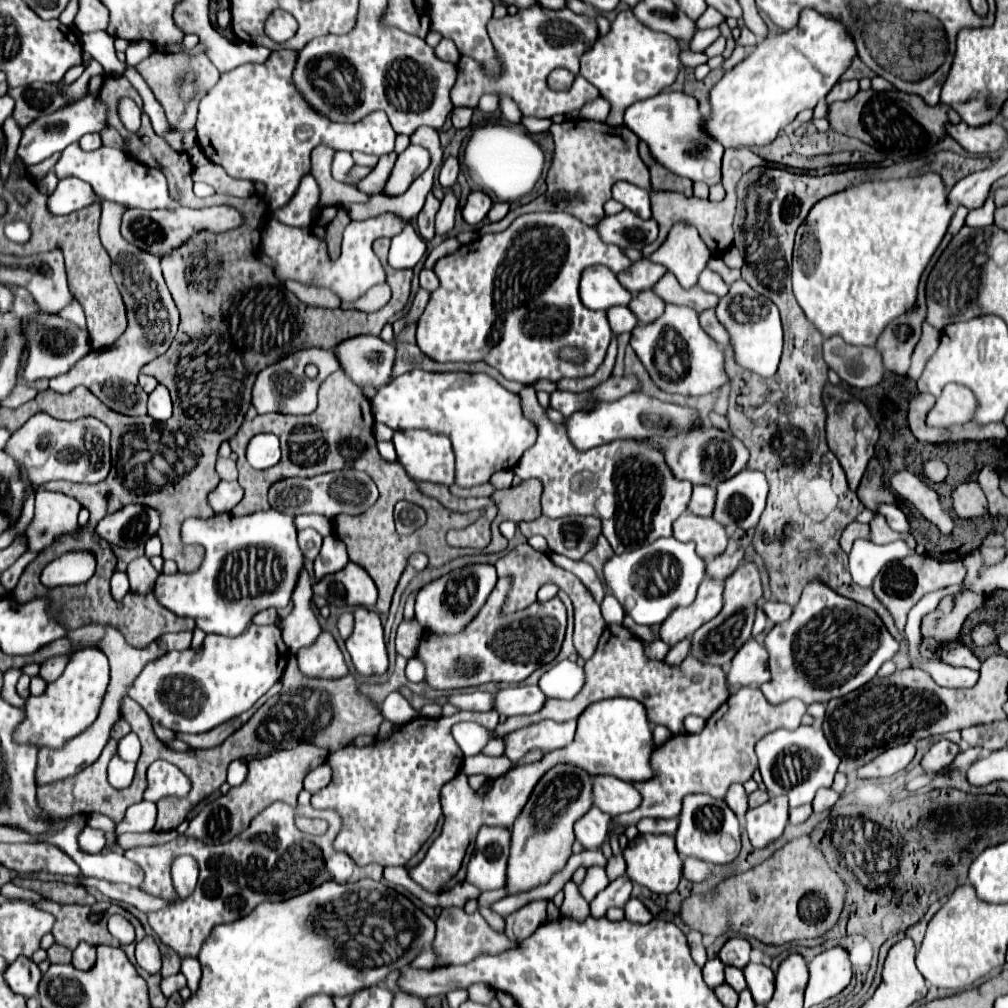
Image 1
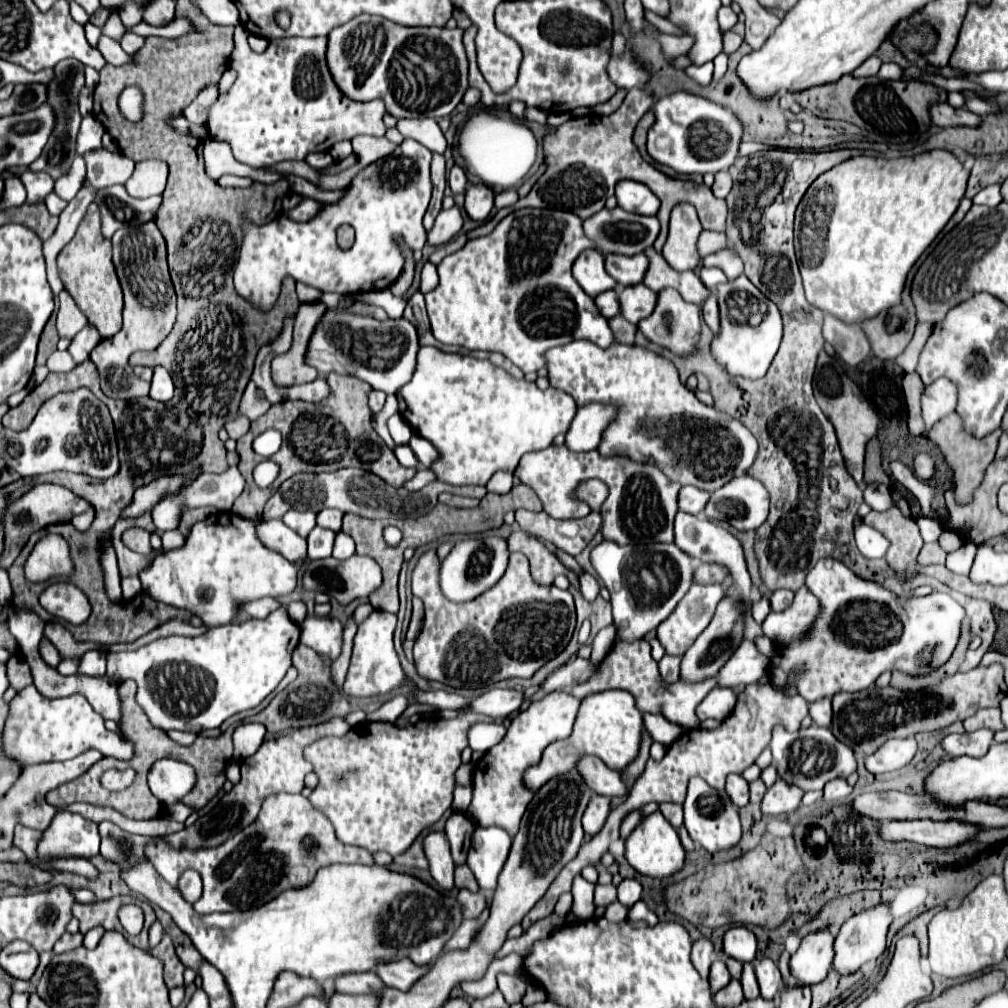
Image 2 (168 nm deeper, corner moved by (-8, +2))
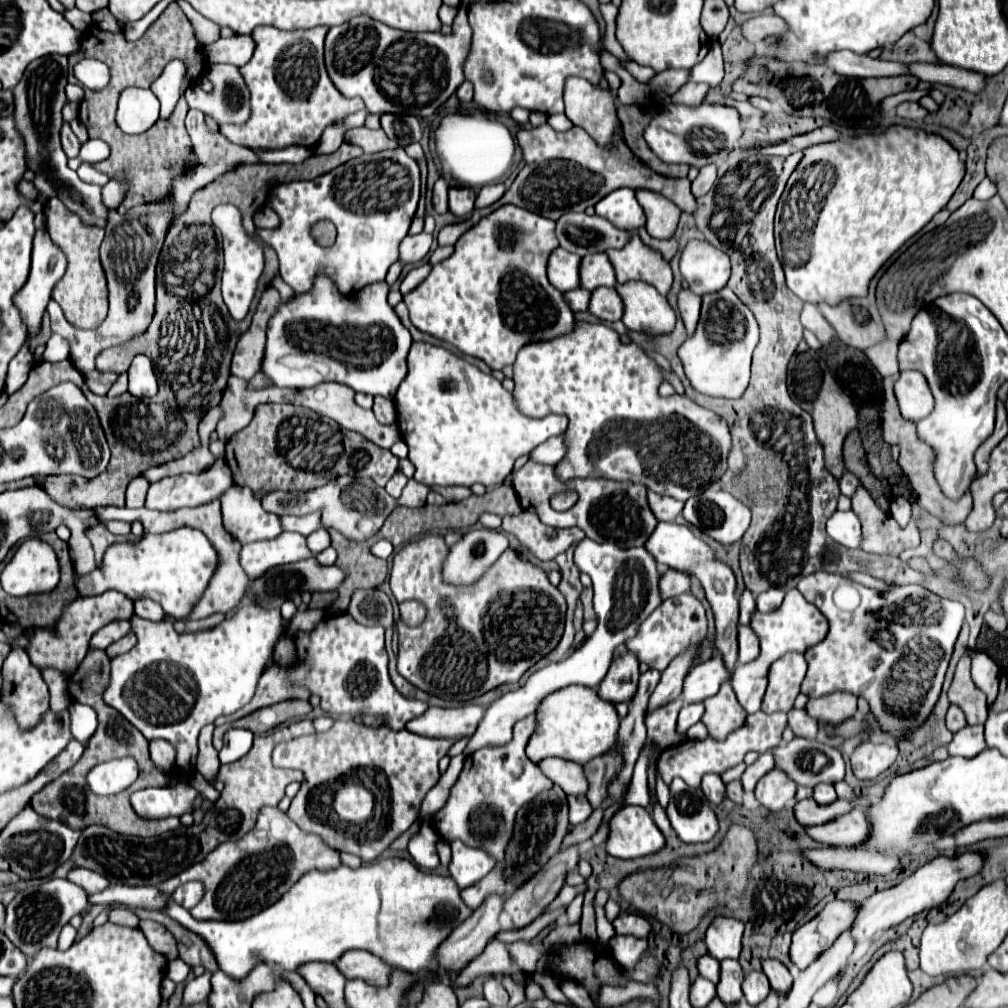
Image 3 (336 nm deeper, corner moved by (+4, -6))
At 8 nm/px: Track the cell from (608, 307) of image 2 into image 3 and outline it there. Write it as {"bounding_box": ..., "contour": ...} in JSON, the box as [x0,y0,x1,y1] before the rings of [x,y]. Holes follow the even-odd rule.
{"bounding_box":[565,288,591,312],"contour":[[[577,288],[577,290],[571,290],[569,294],[565,294],[565,300],[569,302],[573,312],[587,312],[589,302],[591,302],[591,292],[585,288]]]}

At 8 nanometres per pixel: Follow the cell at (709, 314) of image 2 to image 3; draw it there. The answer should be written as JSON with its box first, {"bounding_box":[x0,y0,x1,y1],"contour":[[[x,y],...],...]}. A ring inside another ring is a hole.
{"bounding_box":[679,290,701,336],"contour":[[[683,290],[679,294],[679,310],[681,310],[681,318],[685,322],[687,334],[691,336],[697,328],[699,322],[699,310],[701,310],[701,298],[697,294],[693,294],[691,290]]]}

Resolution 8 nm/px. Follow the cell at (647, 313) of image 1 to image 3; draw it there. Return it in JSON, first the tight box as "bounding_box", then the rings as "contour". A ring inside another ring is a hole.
{"bounding_box":[589,288,625,322],"contour":[[[601,288],[593,290],[593,302],[589,304],[589,312],[603,322],[617,322],[623,318],[625,306],[615,288]]]}

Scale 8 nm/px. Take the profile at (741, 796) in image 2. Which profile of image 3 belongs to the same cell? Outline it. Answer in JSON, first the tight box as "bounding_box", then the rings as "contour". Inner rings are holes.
{"bounding_box":[701,774,727,806],"contour":[[[705,774],[703,782],[701,782],[701,788],[703,788],[705,796],[709,798],[709,802],[715,804],[715,806],[719,806],[723,802],[723,798],[727,796],[723,780],[719,776],[715,776],[715,774]]]}

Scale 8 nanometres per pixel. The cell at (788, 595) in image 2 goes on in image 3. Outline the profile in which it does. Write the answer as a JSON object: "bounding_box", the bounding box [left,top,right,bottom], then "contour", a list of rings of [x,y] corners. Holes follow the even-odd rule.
{"bounding_box":[757,590,785,612],"contour":[[[767,590],[763,594],[757,596],[757,610],[759,612],[771,612],[771,610],[777,610],[783,602],[783,596],[785,592],[783,590]]]}

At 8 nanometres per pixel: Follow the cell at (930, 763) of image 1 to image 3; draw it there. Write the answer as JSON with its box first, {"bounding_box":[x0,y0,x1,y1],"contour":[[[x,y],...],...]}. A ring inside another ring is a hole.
{"bounding_box":[947,724,987,758],"contour":[[[981,724],[965,726],[947,744],[949,756],[961,756],[961,758],[973,758],[979,752],[983,752],[985,748],[987,748],[987,744],[983,738],[983,726]]]}

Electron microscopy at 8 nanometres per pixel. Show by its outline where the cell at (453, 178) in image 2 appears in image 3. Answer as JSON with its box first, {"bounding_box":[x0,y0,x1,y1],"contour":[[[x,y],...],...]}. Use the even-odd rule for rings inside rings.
{"bounding_box":[433,178,449,214],"contour":[[[439,178],[433,186],[433,206],[435,206],[435,212],[439,214],[445,214],[449,208],[447,208],[447,192],[449,192],[449,184],[445,178]]]}

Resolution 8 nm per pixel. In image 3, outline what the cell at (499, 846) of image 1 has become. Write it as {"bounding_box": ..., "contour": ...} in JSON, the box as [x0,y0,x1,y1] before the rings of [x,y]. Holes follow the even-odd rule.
{"bounding_box":[449,840,495,888],"contour":[[[453,840],[451,850],[453,850],[453,858],[449,864],[449,874],[459,888],[477,884],[495,866],[495,858],[491,854],[487,854],[483,848],[467,846],[461,840]]]}

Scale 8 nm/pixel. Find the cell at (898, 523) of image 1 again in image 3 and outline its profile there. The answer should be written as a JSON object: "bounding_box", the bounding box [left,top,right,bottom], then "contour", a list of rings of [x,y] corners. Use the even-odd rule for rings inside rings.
{"bounding_box":[839,472,859,498],"contour":[[[845,472],[843,478],[839,480],[839,488],[841,488],[841,494],[847,496],[847,498],[853,498],[853,494],[857,492],[857,486],[859,486],[859,480],[851,474],[851,472]]]}

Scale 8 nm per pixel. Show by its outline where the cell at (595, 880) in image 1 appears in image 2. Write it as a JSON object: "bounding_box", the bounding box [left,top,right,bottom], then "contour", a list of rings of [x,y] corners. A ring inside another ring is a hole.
{"bounding_box":[595,884,617,906],"contour":[[[597,884],[597,890],[595,890],[595,906],[609,906],[611,902],[617,900],[617,888],[613,884],[609,886],[601,886]]]}

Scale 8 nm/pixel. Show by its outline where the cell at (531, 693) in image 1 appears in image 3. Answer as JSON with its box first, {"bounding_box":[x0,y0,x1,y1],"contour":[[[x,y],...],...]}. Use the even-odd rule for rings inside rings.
{"bounding_box":[405,700,485,738],"contour":[[[473,700],[461,708],[437,708],[431,706],[419,718],[413,718],[405,728],[409,732],[431,736],[431,738],[455,738],[455,736],[471,736],[479,722],[483,720],[485,706],[475,704]]]}

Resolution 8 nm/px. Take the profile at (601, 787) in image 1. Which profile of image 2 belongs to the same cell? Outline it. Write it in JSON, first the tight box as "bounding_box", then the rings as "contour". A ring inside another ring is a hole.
{"bounding_box":[577,756,627,798],"contour":[[[585,756],[581,762],[577,762],[577,772],[583,776],[585,784],[601,796],[613,798],[613,796],[623,796],[627,792],[621,774],[609,770],[605,762],[601,762],[601,758]]]}

